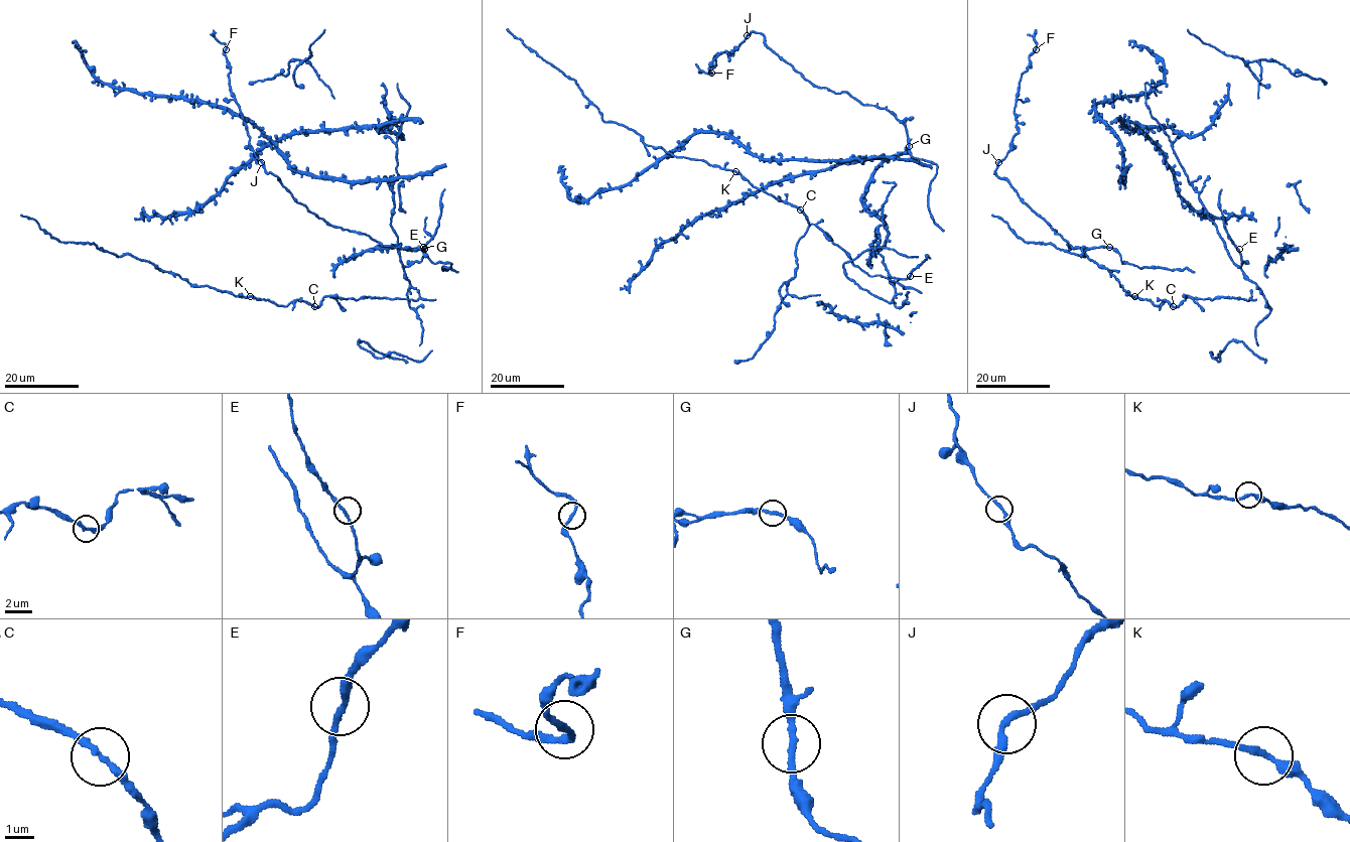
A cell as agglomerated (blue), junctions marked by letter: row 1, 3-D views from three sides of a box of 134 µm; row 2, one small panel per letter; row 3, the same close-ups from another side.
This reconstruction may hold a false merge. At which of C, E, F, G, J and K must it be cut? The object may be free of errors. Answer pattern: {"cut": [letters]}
{"cut": []}

